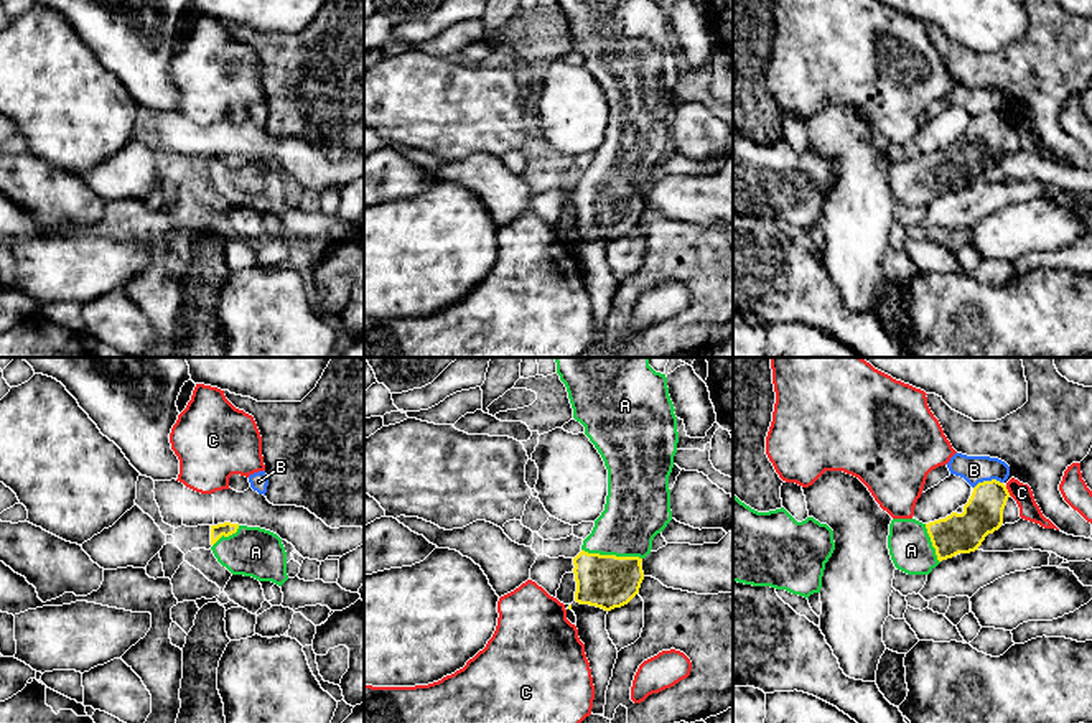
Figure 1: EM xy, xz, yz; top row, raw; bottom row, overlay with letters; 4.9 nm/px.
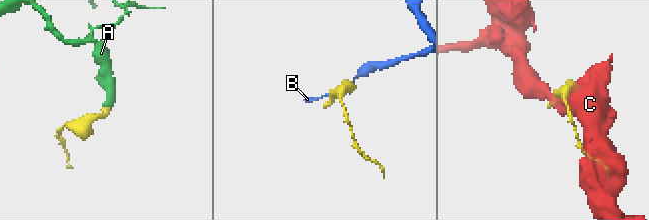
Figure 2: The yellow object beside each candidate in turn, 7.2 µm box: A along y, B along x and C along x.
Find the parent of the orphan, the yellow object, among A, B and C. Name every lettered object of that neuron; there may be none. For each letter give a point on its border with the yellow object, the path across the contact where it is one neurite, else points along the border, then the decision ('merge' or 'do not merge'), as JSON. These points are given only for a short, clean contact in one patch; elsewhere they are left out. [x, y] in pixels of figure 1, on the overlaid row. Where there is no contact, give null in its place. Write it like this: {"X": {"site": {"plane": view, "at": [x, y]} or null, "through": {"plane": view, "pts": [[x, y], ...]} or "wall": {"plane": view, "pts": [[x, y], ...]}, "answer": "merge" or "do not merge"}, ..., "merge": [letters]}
{"A": {"site": {"plane": "xz", "at": [611, 555]}, "through": {"plane": "xz", "pts": [[606, 582], [611, 555], [630, 517], [636, 511]]}, "answer": "merge"}, "B": {"site": {"plane": "yz", "at": [987, 481]}, "answer": "do not merge"}, "C": {"site": {"plane": "yz", "at": [1007, 491]}, "answer": "do not merge"}, "merge": ["A"]}

